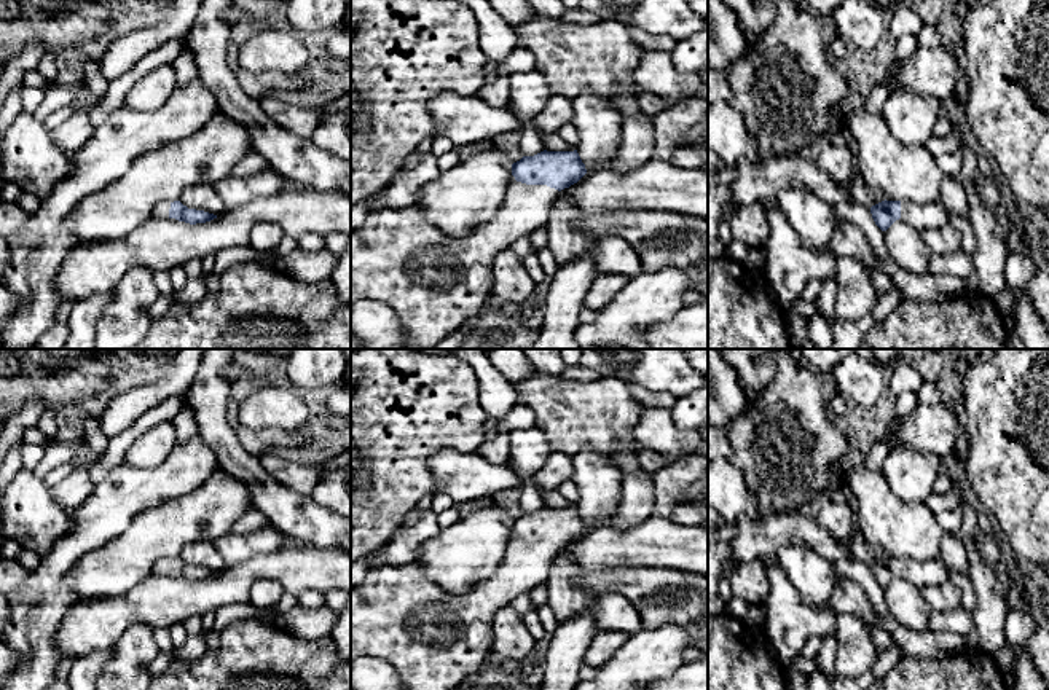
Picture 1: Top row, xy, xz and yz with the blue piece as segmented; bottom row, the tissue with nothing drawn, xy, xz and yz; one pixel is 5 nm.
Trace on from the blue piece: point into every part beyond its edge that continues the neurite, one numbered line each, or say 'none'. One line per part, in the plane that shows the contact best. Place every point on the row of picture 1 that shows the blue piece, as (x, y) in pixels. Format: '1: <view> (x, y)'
1: xz (434, 282)

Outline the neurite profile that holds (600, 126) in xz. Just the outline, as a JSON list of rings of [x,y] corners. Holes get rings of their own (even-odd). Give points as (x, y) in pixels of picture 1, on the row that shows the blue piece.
[[[583,89],[572,99],[572,124],[579,132],[576,147],[587,174],[607,169],[622,140],[623,116],[609,99]]]

